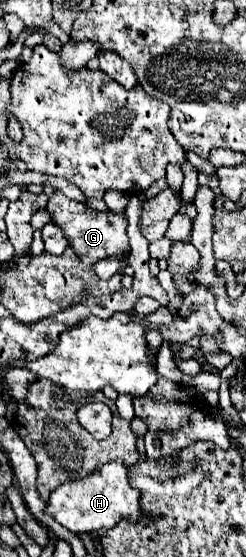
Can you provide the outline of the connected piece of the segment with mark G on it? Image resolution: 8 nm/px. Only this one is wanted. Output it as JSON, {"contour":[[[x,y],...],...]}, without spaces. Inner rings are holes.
{"contour":[[[55,191],[53,197],[47,203],[47,213],[51,215],[51,219],[55,221],[57,227],[63,229],[65,239],[69,243],[71,249],[75,249],[79,261],[87,267],[91,267],[95,261],[105,259],[105,257],[115,257],[115,255],[123,255],[129,251],[129,239],[125,237],[125,225],[127,219],[123,213],[101,213],[91,209],[85,203],[77,203],[69,197],[65,197],[61,191]]]}

